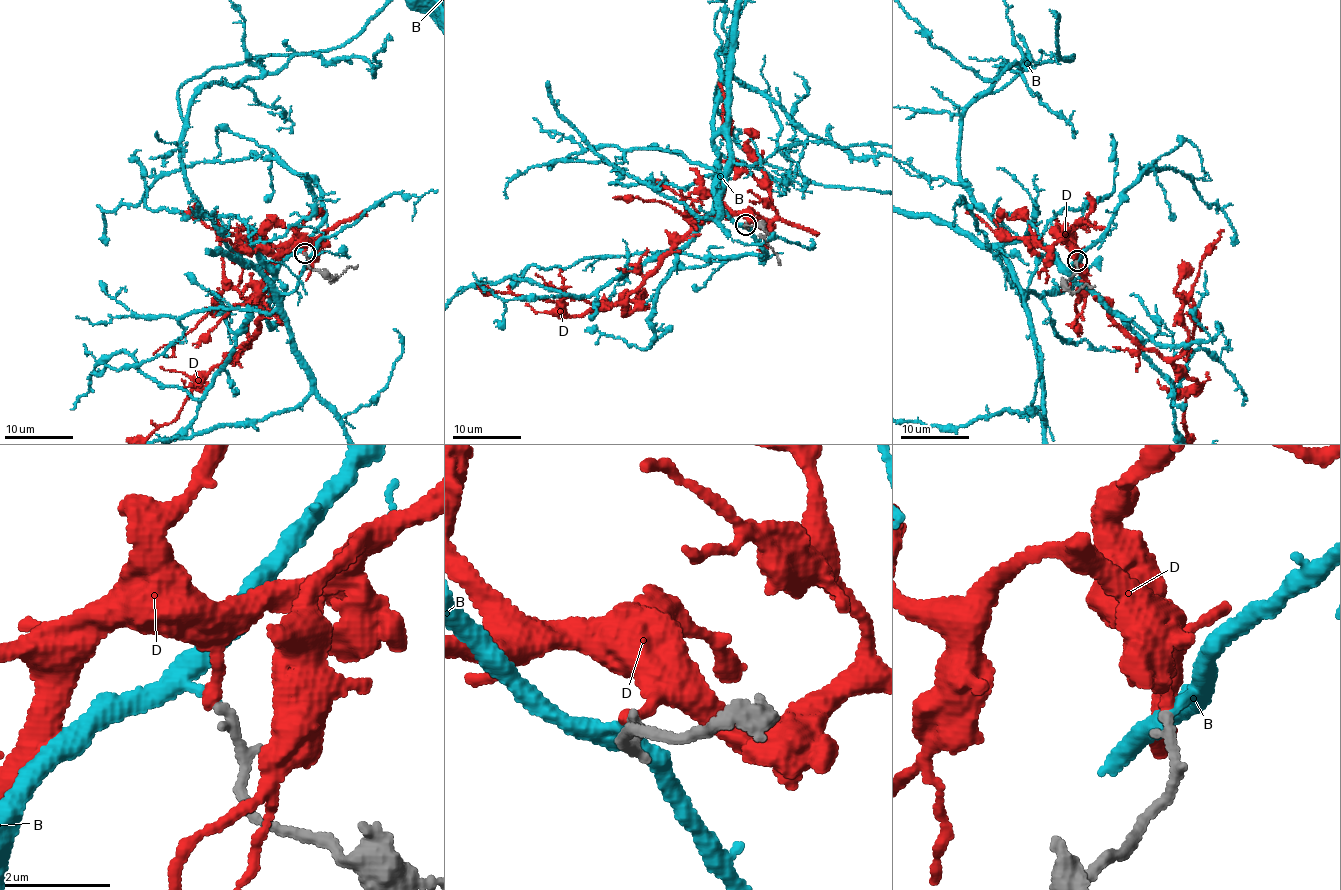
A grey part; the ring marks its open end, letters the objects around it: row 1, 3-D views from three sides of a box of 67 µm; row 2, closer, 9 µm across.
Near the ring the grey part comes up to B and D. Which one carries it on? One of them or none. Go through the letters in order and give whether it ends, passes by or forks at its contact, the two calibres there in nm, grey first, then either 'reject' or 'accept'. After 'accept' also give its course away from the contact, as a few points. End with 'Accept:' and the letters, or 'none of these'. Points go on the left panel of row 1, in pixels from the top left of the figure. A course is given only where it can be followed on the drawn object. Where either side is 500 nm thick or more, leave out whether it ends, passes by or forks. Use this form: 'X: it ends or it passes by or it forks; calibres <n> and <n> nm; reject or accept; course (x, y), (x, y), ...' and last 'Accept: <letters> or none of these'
B: it ends; calibres 200 and 180 nm; accept; course (305, 253), (272, 269), (231, 249), (190, 189), (177, 92), (252, 57), (343, 46)
D: it ends; calibres 200 and 240 nm; reject
Accept: B

